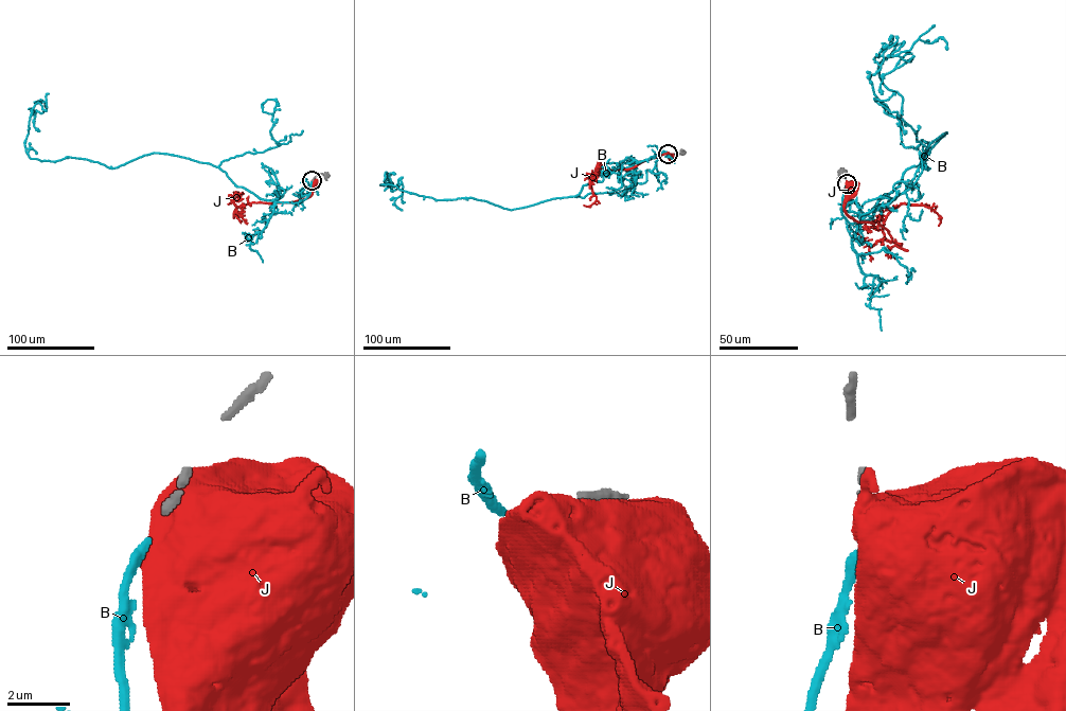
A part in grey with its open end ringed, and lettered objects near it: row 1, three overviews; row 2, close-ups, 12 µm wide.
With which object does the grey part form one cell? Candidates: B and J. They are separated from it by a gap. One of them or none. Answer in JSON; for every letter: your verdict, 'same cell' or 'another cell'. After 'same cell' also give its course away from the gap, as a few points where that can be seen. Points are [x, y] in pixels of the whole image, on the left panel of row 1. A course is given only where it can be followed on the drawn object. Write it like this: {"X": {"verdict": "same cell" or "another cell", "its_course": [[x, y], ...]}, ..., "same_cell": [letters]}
{"B": {"verdict": "same cell", "its_course": [[312, 181], [299, 202], [274, 201], [166, 154], [113, 169], [40, 161], [24, 142], [37, 103], [39, 131]]}, "J": {"verdict": "another cell"}, "same_cell": ["B"]}

